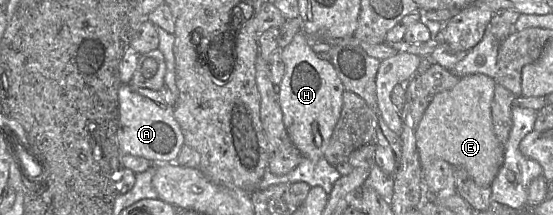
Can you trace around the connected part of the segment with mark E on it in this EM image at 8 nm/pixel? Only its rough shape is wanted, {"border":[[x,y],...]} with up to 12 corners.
{"border":[[461,77],[416,129],[423,169],[442,159],[490,186],[506,146],[495,80]]}

